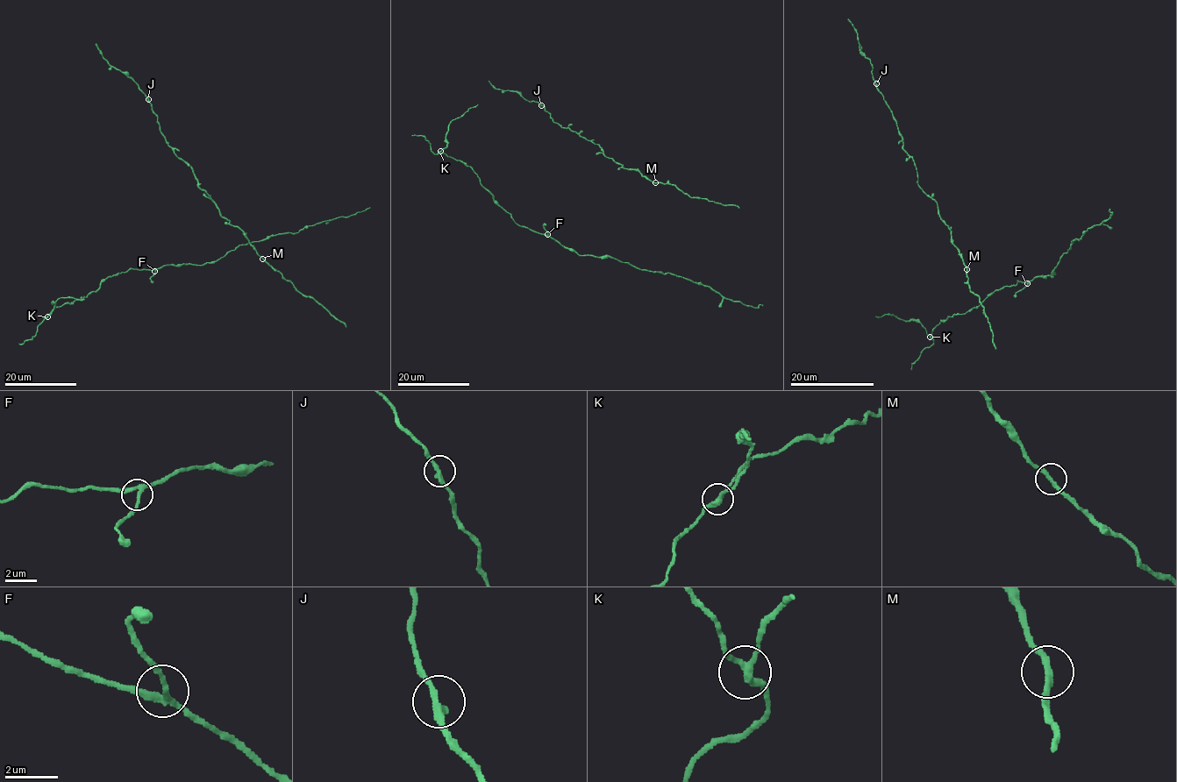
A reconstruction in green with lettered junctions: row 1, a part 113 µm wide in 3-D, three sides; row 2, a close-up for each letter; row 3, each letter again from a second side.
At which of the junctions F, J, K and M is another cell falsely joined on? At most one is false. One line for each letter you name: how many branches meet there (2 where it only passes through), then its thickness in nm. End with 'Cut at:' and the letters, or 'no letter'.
K: 3 branches meet; 220 nm thick
Cut at: K

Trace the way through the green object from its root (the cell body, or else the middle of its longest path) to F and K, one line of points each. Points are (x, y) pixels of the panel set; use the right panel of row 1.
F: (1059, 259), (1052, 276), (1037, 276), (1027, 283)
K: (1059, 259), (1052, 276), (1037, 276), (995, 289), (976, 308), (940, 321), (930, 337)

